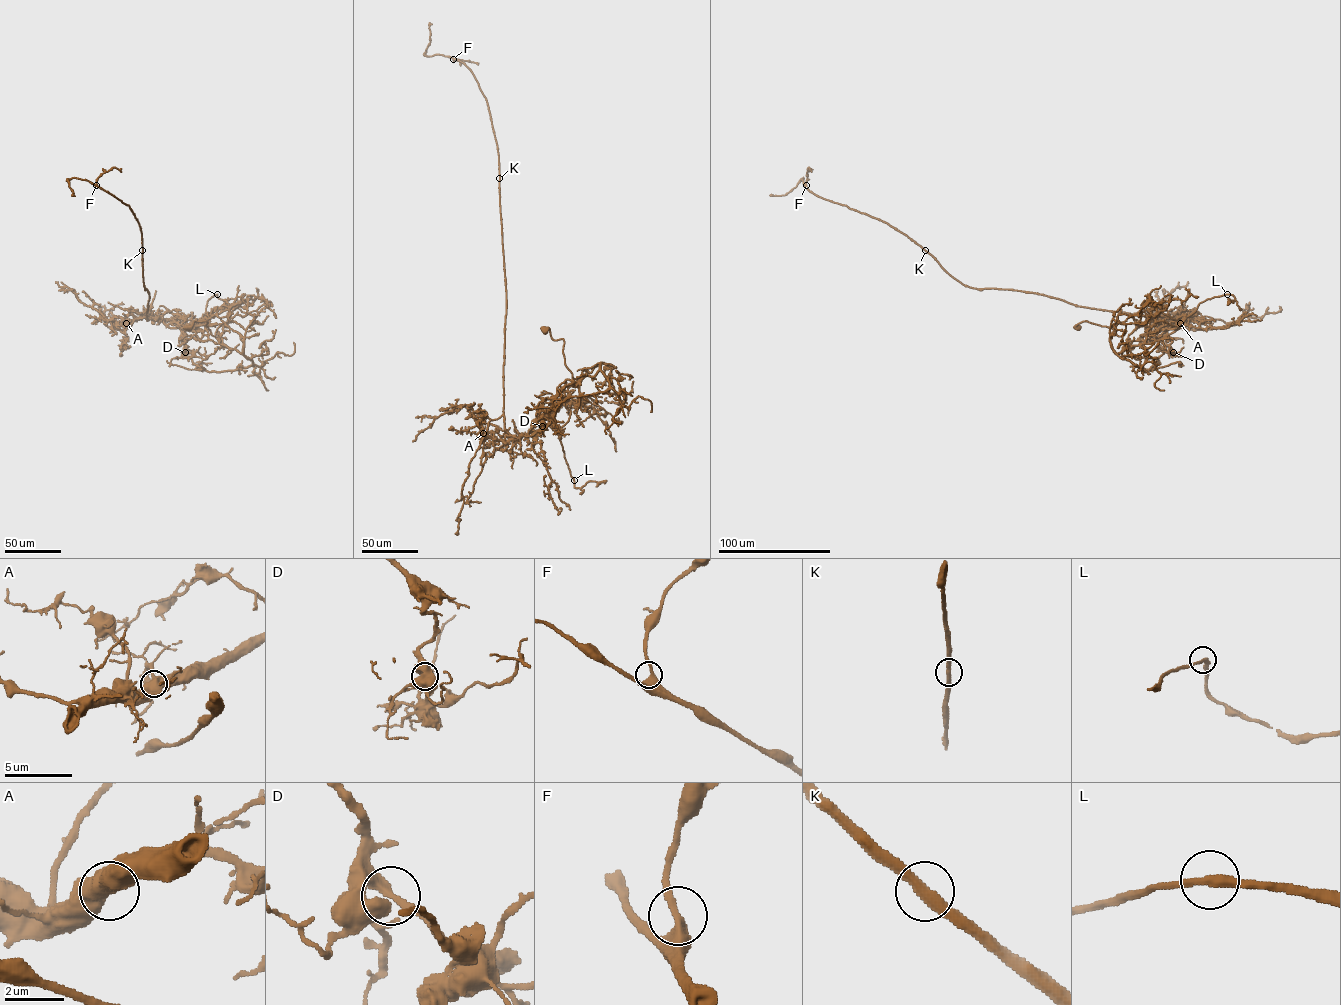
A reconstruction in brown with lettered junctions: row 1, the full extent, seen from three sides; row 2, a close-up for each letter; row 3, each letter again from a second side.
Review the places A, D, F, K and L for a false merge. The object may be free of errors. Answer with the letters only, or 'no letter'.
D

